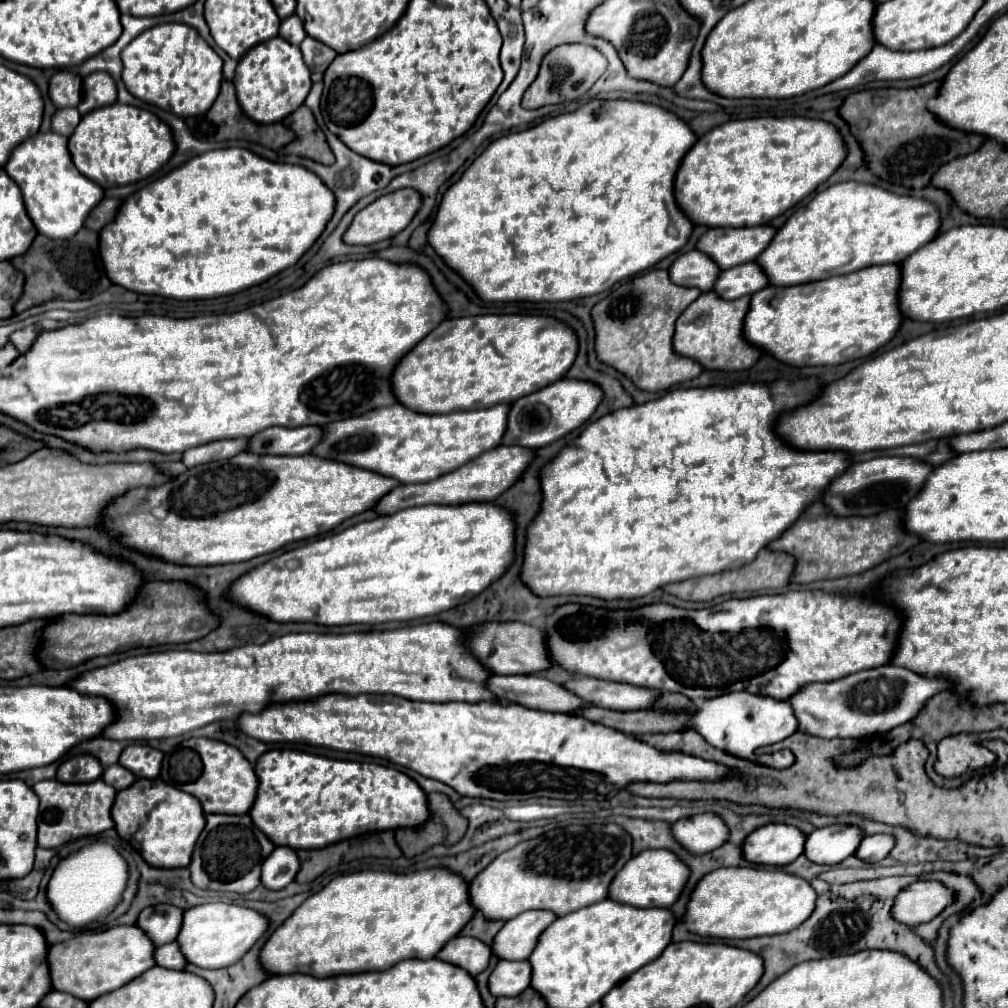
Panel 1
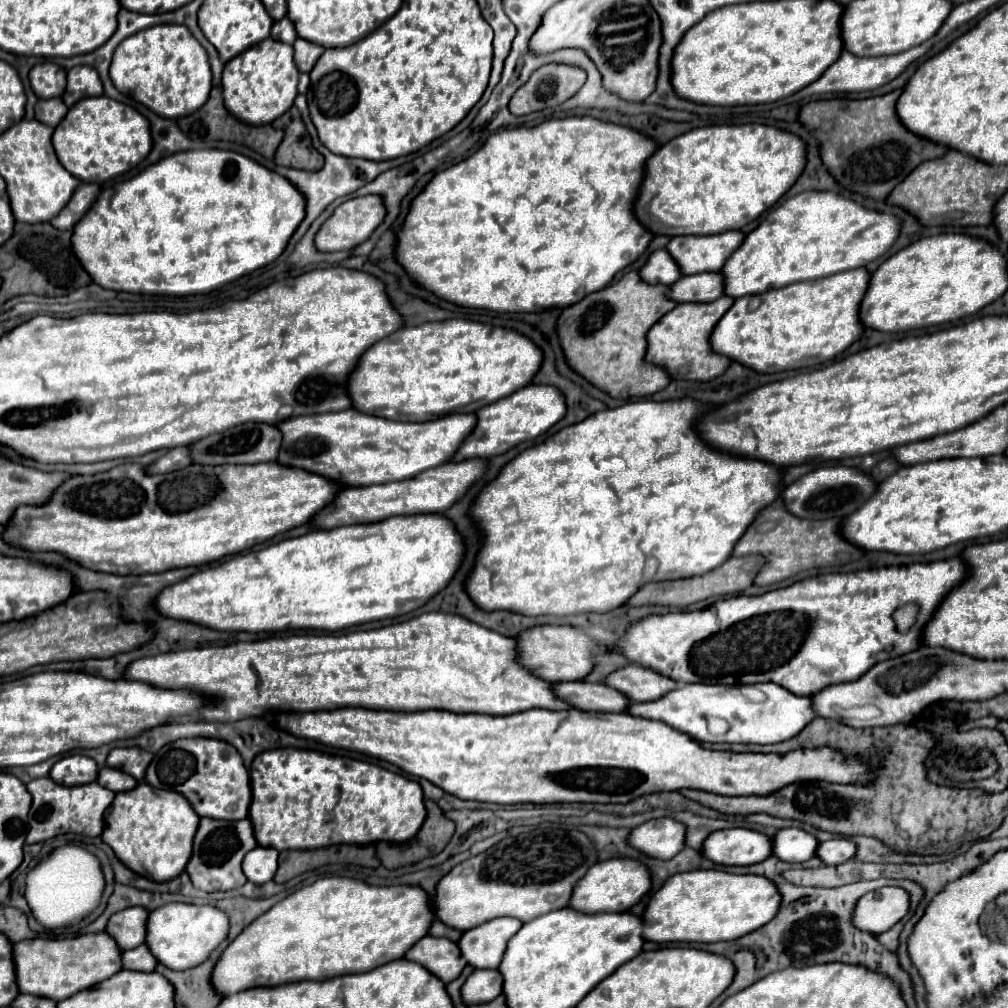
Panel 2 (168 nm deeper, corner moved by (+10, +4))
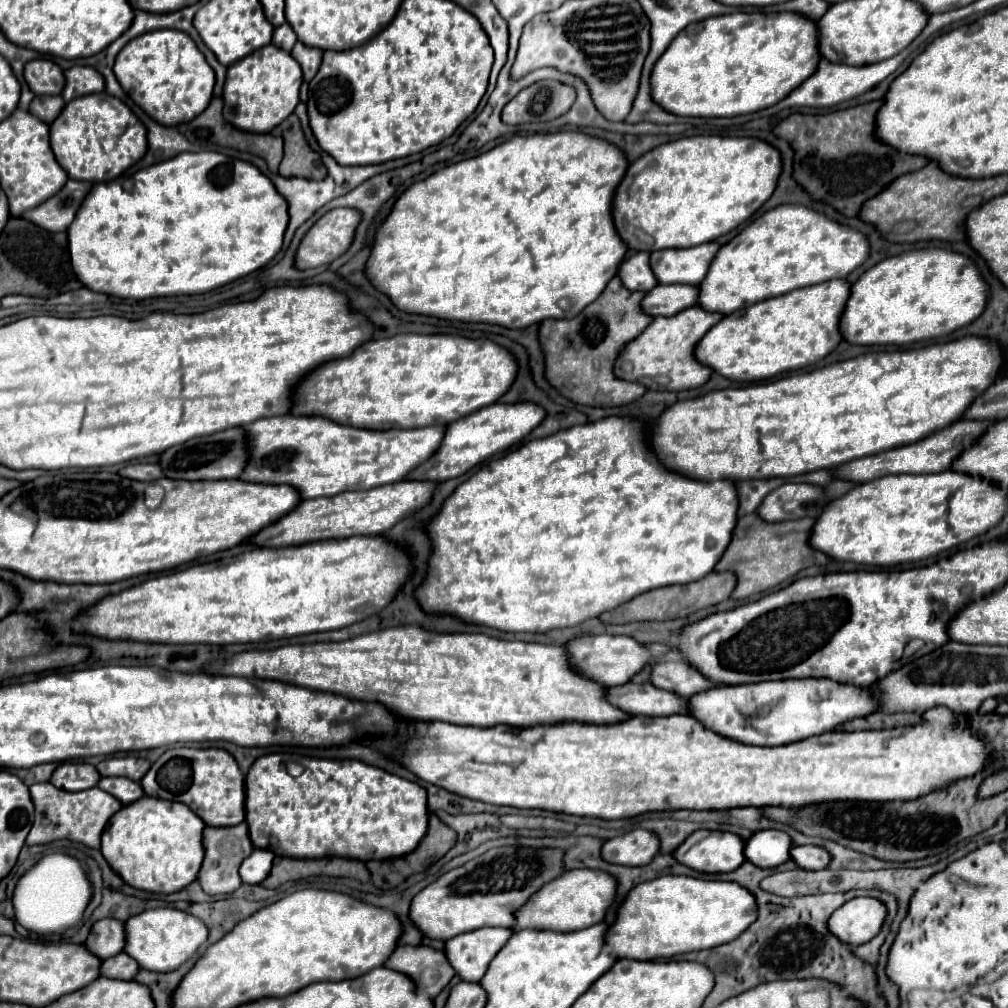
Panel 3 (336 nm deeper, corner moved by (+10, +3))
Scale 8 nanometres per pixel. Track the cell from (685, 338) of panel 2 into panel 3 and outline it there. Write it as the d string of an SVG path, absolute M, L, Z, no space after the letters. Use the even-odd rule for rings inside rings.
M688 307L672 317L656 317L636 339L632 339L614 363L614 373L618 379L636 381L652 391L682 391L694 389L708 381L712 369L700 365L694 359L694 345L704 337L704 333L716 325L724 315L708 313L700 307Z

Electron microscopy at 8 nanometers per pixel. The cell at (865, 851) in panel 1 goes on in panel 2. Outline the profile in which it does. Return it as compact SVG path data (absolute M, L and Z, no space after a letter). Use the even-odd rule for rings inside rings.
M834 838L834 840L822 842L818 846L816 856L828 866L836 866L836 864L848 862L856 856L856 844L848 838Z

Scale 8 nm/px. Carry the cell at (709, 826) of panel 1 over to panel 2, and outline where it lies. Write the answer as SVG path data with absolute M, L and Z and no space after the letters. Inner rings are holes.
M658 818L636 826L630 834L630 844L652 858L670 860L684 850L684 838L686 826L682 822L674 818Z

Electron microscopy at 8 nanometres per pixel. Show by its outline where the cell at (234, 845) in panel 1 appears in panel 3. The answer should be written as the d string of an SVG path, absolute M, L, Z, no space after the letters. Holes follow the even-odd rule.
M246 823L234 825L234 827L206 827L204 829L204 849L206 849L206 857L198 875L198 881L202 885L202 889L208 895L222 895L222 893L232 893L236 891L242 881L238 875L238 867L240 863L252 853L252 843L246 831Z

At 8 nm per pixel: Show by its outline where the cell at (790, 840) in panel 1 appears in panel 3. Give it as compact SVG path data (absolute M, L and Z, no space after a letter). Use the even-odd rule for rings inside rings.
M694 831L676 849L676 861L700 873L728 873L744 863L742 839L724 831Z

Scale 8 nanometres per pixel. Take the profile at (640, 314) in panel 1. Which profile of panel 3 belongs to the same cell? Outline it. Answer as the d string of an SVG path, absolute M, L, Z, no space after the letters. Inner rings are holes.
M614 277L600 297L590 303L580 315L572 319L548 319L538 327L538 341L544 353L546 379L554 389L568 397L574 403L590 405L590 407L610 407L610 405L626 405L638 399L646 387L630 381L620 381L612 373L612 363L616 353L640 335L652 317L640 311L640 299L644 293L628 291L618 277Z

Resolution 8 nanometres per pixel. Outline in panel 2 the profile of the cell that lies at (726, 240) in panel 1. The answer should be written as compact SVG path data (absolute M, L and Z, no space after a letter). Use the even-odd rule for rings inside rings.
M728 230L712 236L674 236L666 250L680 264L684 274L718 272L728 254L732 254L742 240L744 234L740 230Z

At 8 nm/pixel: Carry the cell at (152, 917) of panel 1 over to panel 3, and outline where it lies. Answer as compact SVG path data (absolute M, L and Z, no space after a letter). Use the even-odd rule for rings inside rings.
M102 919L92 925L84 945L88 945L92 955L100 955L100 959L108 959L124 949L124 941L126 941L124 923L116 919Z

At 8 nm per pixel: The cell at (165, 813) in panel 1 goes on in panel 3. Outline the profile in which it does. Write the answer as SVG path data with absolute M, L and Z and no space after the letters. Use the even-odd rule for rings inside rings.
M142 797L112 815L108 833L102 833L102 855L108 865L134 889L176 893L196 881L204 859L204 821L184 803Z

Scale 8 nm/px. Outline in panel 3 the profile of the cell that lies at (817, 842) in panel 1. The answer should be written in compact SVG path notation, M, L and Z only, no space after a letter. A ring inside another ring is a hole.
M764 829L746 839L744 857L746 861L756 863L756 867L772 869L790 859L790 847L790 837L784 831Z

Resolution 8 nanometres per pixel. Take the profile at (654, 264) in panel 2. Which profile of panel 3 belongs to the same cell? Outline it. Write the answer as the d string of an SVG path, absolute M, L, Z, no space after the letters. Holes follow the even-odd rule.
M634 253L632 257L626 257L618 269L618 277L624 281L624 287L630 291L650 291L658 285L650 265L648 265L648 253Z

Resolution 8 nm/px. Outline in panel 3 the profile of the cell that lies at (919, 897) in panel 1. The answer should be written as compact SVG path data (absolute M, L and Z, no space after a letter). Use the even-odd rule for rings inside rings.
M856 897L836 909L828 919L828 931L852 947L868 943L882 927L886 907L872 897Z

